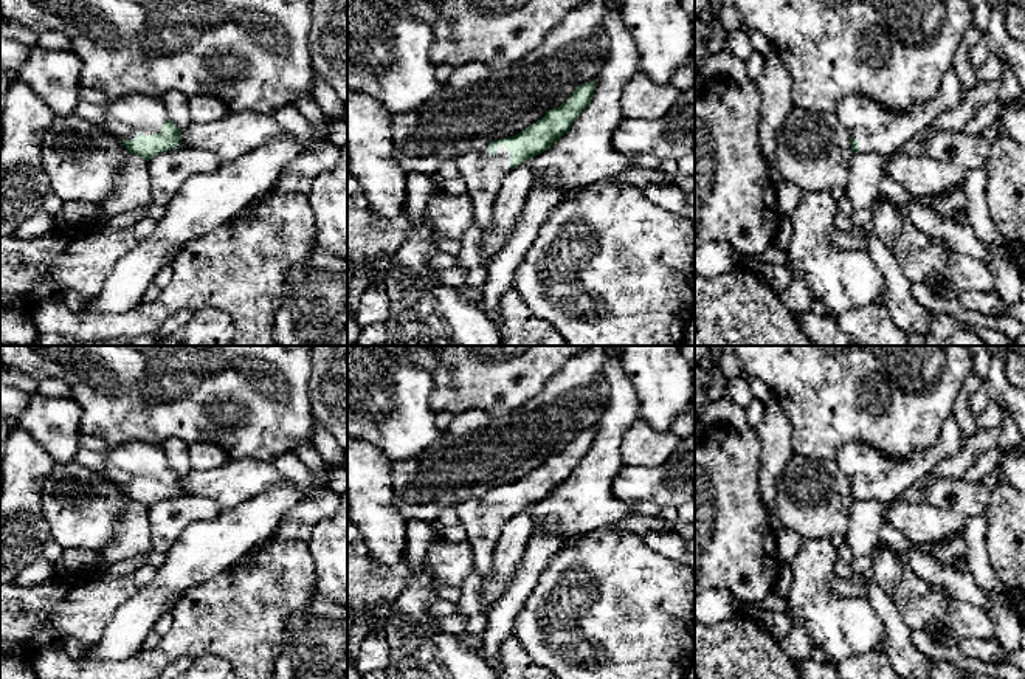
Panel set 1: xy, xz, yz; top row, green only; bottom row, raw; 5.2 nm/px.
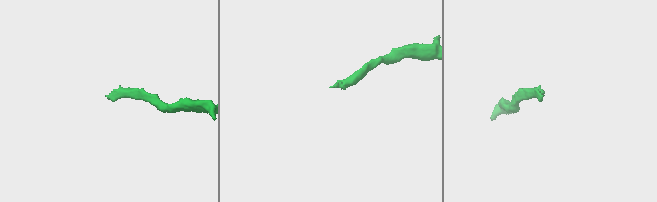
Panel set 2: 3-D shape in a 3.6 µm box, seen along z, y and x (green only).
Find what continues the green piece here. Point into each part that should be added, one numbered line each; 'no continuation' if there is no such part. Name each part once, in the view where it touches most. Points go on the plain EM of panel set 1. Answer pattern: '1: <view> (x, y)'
1: xy (126, 464)

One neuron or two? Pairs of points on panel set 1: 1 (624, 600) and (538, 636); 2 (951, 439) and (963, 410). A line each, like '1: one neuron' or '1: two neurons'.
1: one neuron
2: two neurons

